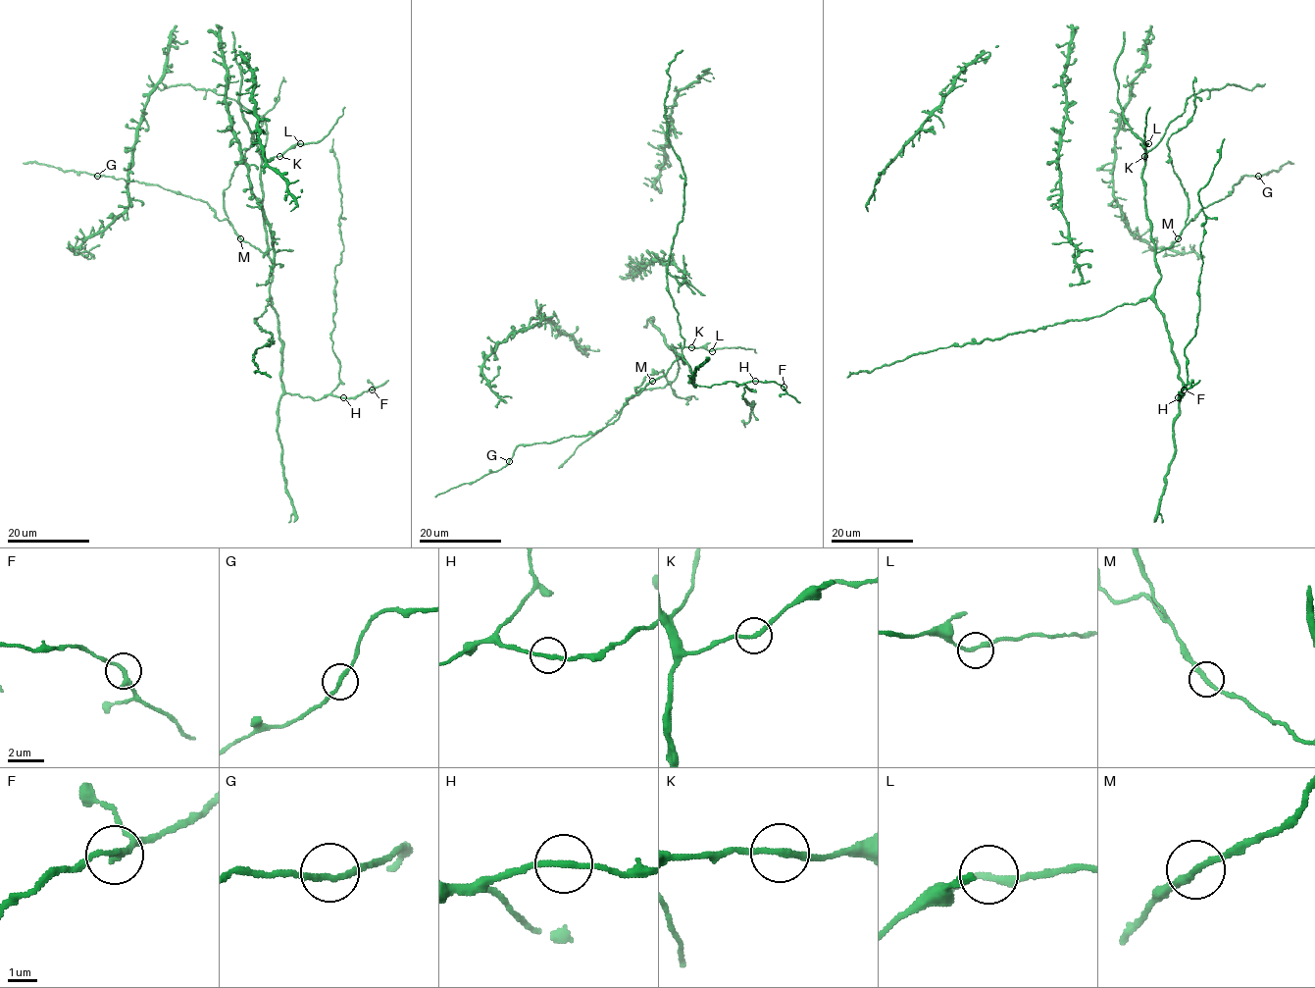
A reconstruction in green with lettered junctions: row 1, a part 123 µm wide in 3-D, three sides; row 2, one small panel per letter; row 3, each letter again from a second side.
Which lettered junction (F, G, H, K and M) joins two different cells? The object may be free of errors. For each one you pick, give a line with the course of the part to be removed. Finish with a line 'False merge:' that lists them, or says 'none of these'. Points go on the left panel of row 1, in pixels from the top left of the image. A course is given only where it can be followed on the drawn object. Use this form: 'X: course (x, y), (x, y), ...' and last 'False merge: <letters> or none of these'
False merge: none of these

